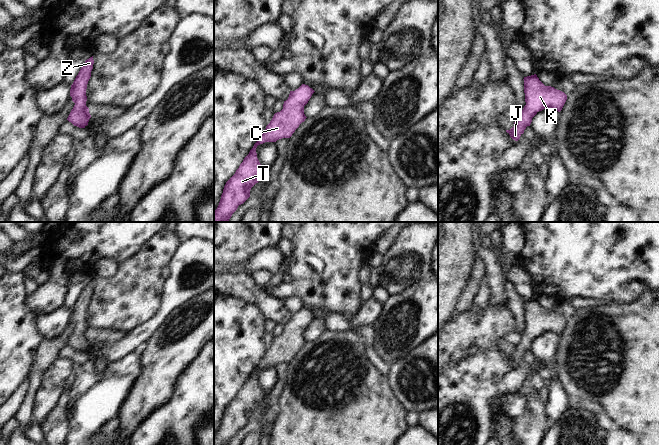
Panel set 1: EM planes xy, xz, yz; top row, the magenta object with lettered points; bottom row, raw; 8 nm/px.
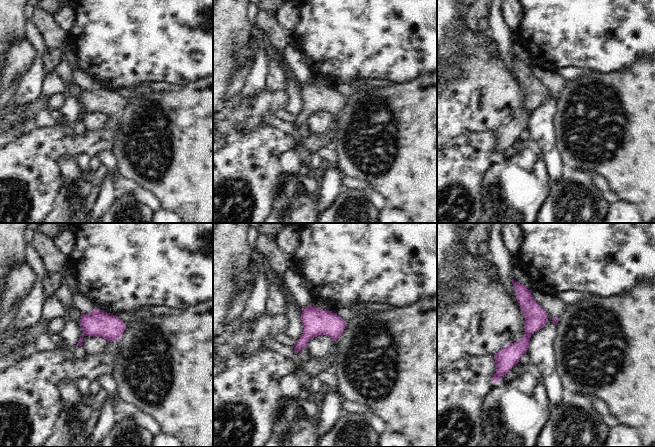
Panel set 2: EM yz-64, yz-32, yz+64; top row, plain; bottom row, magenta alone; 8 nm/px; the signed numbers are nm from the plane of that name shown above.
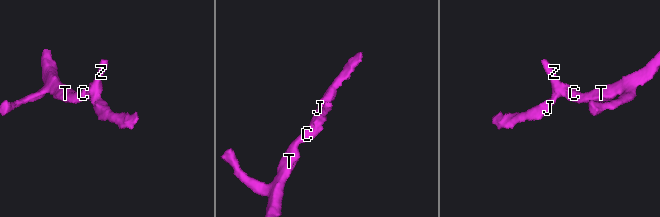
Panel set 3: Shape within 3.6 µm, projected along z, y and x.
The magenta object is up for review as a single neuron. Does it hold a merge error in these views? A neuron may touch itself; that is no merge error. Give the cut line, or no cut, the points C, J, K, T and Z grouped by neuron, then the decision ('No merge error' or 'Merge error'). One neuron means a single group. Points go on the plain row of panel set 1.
No split. Groups: C J K T Z. No merge error

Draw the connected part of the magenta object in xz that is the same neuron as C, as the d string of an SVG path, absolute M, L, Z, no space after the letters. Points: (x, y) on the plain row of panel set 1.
M305 308L295 315L290 315L288 323L284 325L283 333L274 338L264 357L244 382L235 398L226 406L219 429L214 435L214 445L229 445L238 430L250 421L251 412L260 405L264 398L257 382L257 370L265 366L290 362L307 342L304 338L304 330L314 316Z

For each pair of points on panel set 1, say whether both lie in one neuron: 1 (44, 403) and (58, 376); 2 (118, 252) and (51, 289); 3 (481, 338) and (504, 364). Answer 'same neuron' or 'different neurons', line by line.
1: same neuron
2: same neuron
3: different neurons

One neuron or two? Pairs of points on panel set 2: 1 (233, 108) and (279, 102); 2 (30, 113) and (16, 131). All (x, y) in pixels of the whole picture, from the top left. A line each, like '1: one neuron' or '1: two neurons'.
1: one neuron
2: two neurons

